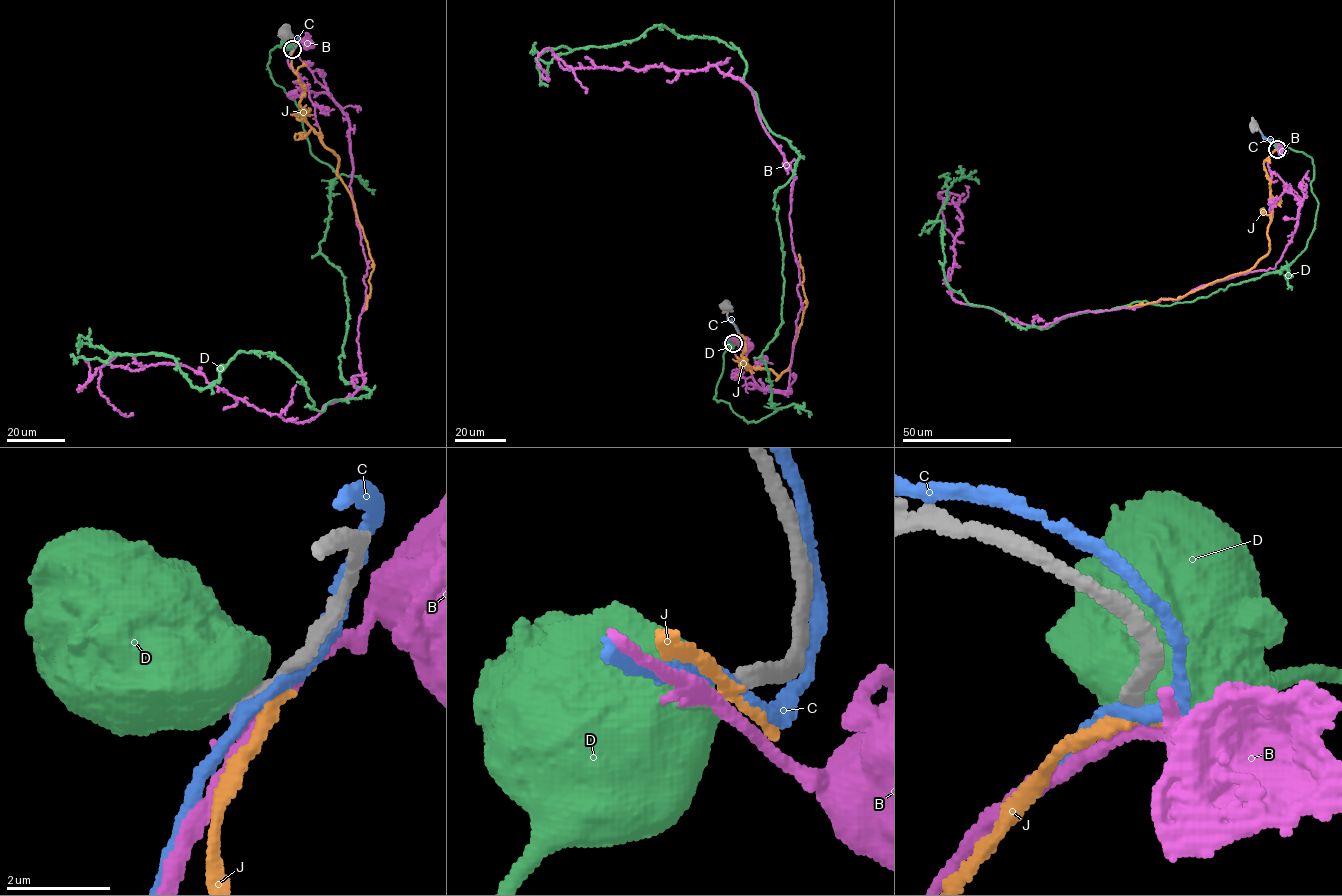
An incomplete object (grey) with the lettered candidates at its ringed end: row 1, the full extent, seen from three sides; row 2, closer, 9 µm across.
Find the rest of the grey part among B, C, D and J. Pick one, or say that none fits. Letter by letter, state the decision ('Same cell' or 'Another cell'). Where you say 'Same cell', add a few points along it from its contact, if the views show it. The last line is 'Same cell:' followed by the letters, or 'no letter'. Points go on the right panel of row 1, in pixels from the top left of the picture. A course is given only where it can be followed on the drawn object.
B: Another cell
C: Another cell
D: Another cell
J: Another cell
Same cell: no letter

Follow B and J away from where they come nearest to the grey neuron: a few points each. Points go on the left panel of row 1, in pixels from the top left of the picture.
B: (293, 48), (306, 42)
J: (294, 47), (291, 66), (304, 89), (304, 120), (337, 157), (373, 260), (366, 310)

